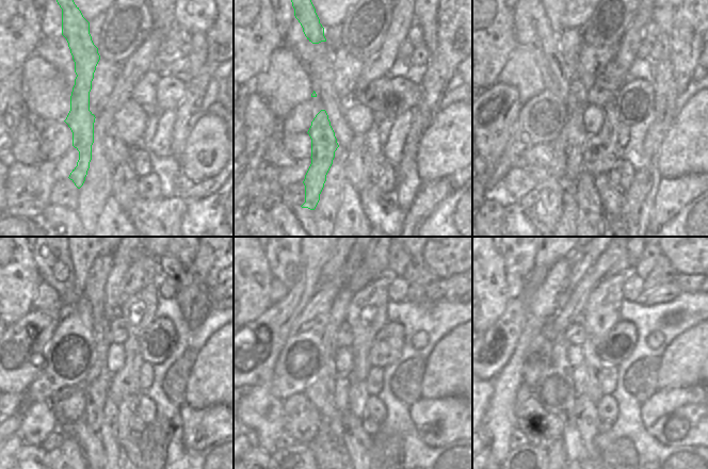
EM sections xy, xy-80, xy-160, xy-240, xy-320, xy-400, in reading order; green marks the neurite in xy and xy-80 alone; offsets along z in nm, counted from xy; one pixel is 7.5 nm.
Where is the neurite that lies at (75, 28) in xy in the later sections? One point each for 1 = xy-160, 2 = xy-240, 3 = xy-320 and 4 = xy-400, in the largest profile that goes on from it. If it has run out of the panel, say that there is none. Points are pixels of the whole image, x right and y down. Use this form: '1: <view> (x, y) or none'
1: xy-160 (547, 210)
2: xy-240 (68, 453)
3: xy-320 (299, 453)
4: xy-400 (528, 453)

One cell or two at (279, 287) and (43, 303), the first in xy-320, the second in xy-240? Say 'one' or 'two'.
one

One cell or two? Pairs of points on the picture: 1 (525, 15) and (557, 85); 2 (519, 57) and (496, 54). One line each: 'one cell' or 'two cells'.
1: one cell
2: two cells

